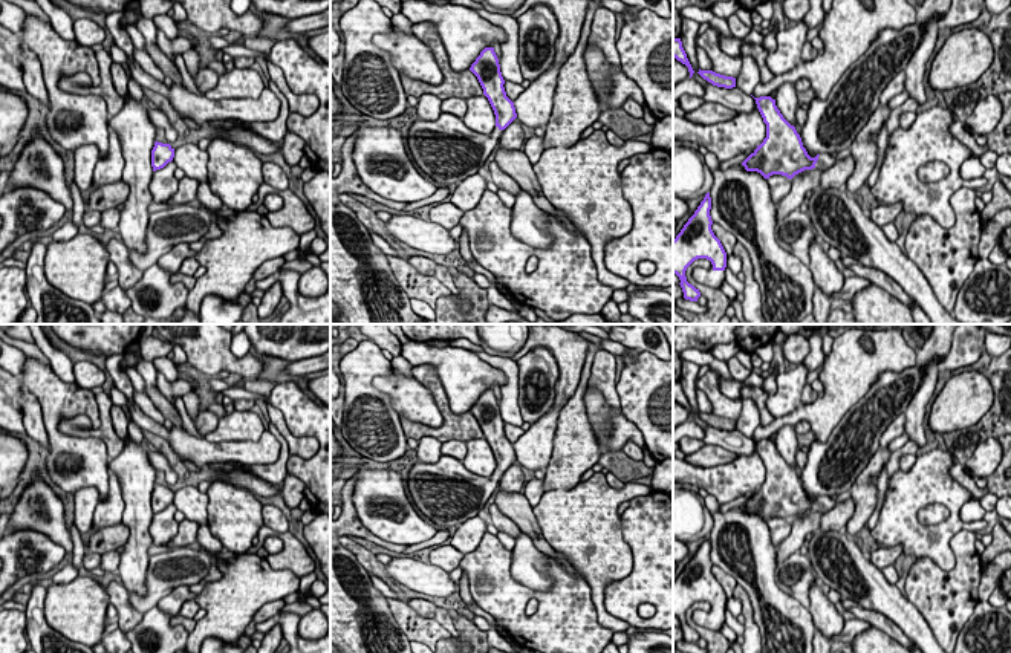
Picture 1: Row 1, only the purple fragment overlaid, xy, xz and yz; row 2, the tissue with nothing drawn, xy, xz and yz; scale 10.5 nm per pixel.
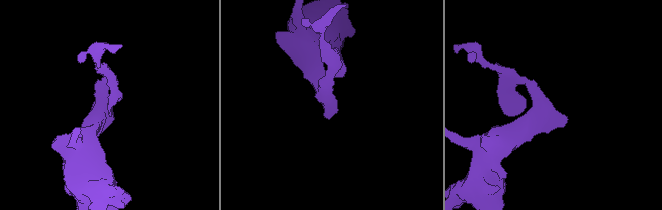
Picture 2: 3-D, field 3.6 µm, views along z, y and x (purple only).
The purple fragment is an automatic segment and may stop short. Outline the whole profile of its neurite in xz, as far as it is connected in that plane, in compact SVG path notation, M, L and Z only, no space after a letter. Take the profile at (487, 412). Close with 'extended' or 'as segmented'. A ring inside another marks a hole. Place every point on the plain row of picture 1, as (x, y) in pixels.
M485 390L470 413L477 419L494 453L492 476L473 474L462 460L440 456L436 463L418 460L405 482L418 509L437 529L459 528L468 518L476 517L499 488L503 473L517 460L514 445L503 430L505 422L494 390Z | extended

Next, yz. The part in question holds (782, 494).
M771 439L754 440L757 451L766 466L766 480L742 505L746 514L757 514L765 521L772 517L782 517L792 521L805 512L826 514L838 500L831 497L817 497L811 500L803 489L795 469L791 468L775 448Z | extended

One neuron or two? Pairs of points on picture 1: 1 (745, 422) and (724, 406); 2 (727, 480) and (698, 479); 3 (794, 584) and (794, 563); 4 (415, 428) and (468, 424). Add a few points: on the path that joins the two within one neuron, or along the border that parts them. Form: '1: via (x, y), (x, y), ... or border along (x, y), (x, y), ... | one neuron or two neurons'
1: border along (742, 401), (742, 410), (736, 421) | two neurons
2: via (719, 480), (705, 479) | one neuron
3: via (794, 580), (794, 568) | one neuron
4: via (429, 432), (447, 432), (455, 427) | one neuron

